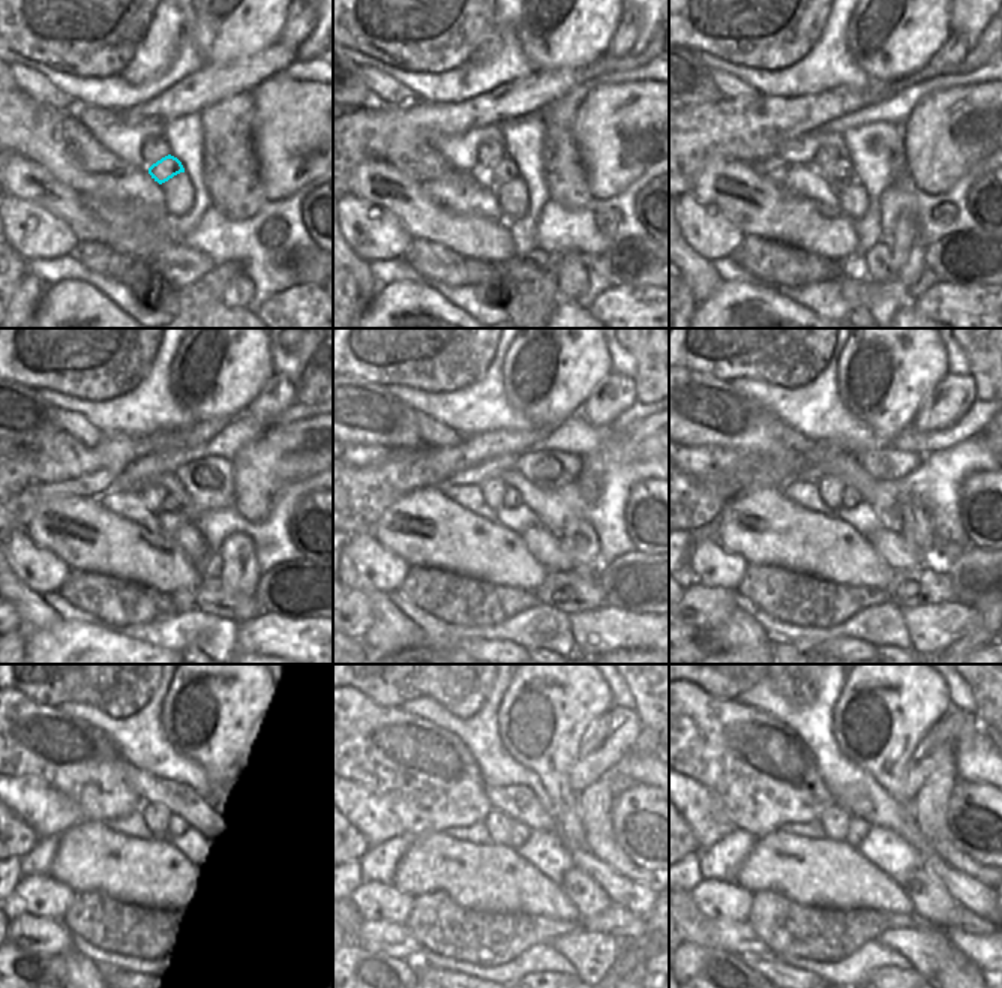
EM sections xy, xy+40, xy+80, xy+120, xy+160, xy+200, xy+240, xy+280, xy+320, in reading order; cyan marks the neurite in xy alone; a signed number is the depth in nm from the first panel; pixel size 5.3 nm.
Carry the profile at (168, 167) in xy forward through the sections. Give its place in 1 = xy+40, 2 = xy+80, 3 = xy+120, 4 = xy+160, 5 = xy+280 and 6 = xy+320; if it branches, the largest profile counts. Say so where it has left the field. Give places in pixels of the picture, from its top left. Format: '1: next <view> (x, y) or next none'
1: next xy+40 (504, 170)
2: next xy+80 (842, 170)
3: next xy+120 (170, 502)
4: next xy+160 (510, 499)
5: next xy+280 (519, 831)
6: next xy+320 (857, 828)

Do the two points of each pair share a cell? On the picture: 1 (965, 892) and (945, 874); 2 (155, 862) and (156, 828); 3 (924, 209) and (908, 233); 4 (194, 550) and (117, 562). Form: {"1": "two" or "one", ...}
{"1": "one", "2": "two", "3": "two", "4": "two"}

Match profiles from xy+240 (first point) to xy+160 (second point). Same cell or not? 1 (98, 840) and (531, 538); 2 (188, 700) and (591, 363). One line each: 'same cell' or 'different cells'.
1: different cells
2: same cell

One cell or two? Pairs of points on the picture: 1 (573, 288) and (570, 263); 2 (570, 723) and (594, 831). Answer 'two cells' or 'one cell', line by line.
1: one cell
2: two cells

